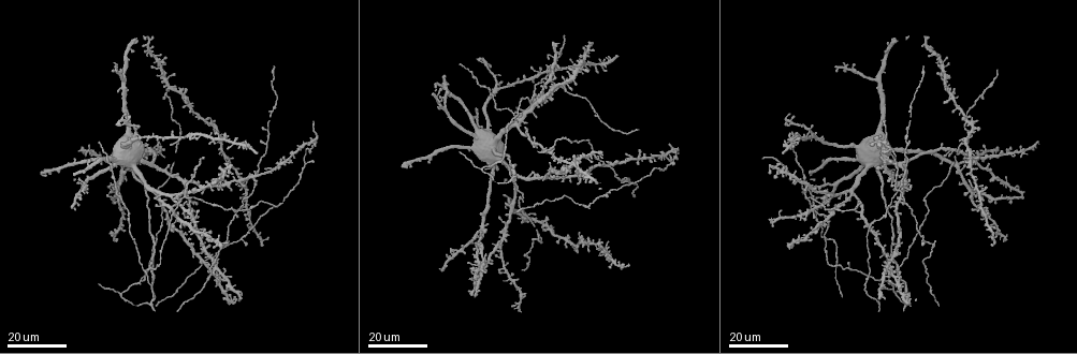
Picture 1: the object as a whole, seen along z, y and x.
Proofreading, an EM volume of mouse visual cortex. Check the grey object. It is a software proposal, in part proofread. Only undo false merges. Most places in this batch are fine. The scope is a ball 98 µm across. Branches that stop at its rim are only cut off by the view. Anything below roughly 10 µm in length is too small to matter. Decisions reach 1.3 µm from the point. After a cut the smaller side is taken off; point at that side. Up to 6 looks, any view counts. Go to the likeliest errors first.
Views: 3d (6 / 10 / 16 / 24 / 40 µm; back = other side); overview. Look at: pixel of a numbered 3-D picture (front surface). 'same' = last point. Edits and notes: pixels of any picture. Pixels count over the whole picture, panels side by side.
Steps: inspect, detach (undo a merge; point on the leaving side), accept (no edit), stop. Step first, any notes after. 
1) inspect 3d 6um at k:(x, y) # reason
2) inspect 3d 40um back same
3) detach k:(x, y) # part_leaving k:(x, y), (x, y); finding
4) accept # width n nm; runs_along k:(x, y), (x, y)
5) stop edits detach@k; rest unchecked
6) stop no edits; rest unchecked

inspect 3d 24um at 1:(503, 160) # two arms at a narrow angle

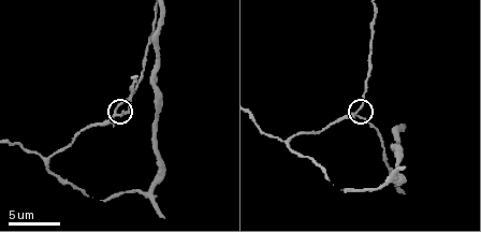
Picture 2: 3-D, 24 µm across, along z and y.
inspect 3d 6um at 2:(115, 114)

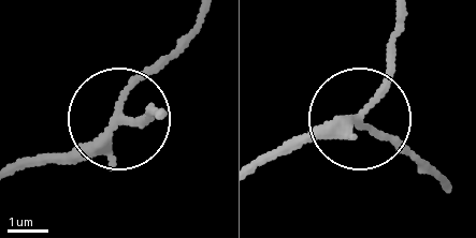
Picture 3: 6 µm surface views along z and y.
accept # width 180 nm; runs_along 3:(440, 178), (363, 123), (264, 161); all the same neuron

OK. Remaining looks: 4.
inspect 3d 10um at 2:(143, 69) # three-way junction

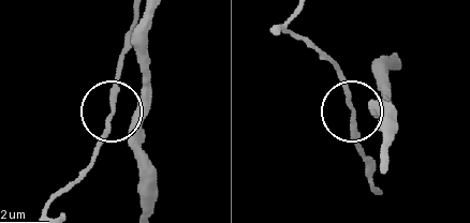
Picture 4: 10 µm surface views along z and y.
accept # one neuron here

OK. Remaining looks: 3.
inspect 3d 24um at 1:(807, 195) # three arms meet

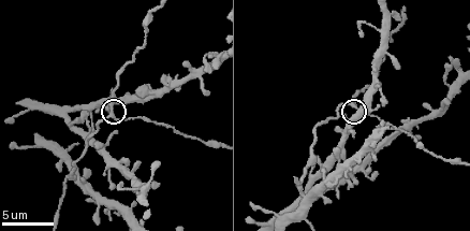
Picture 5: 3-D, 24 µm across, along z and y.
inspect 3d 10um at 5:(351, 103)

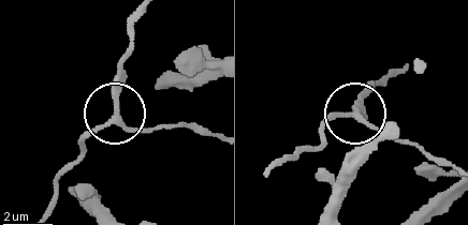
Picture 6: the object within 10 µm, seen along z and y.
inspect 3d 6um at 6:(358, 113)

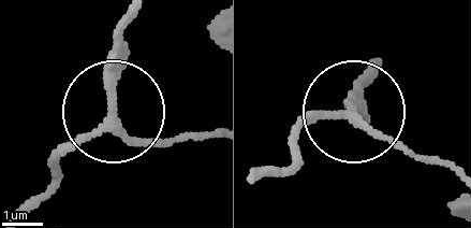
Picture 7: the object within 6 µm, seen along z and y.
accept # arms 3; runs_along 7:(260, 180), (286, 166), (311, 125), (352, 114), (363, 83); one neuron here

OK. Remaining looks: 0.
stop no edits; rest unchecked

